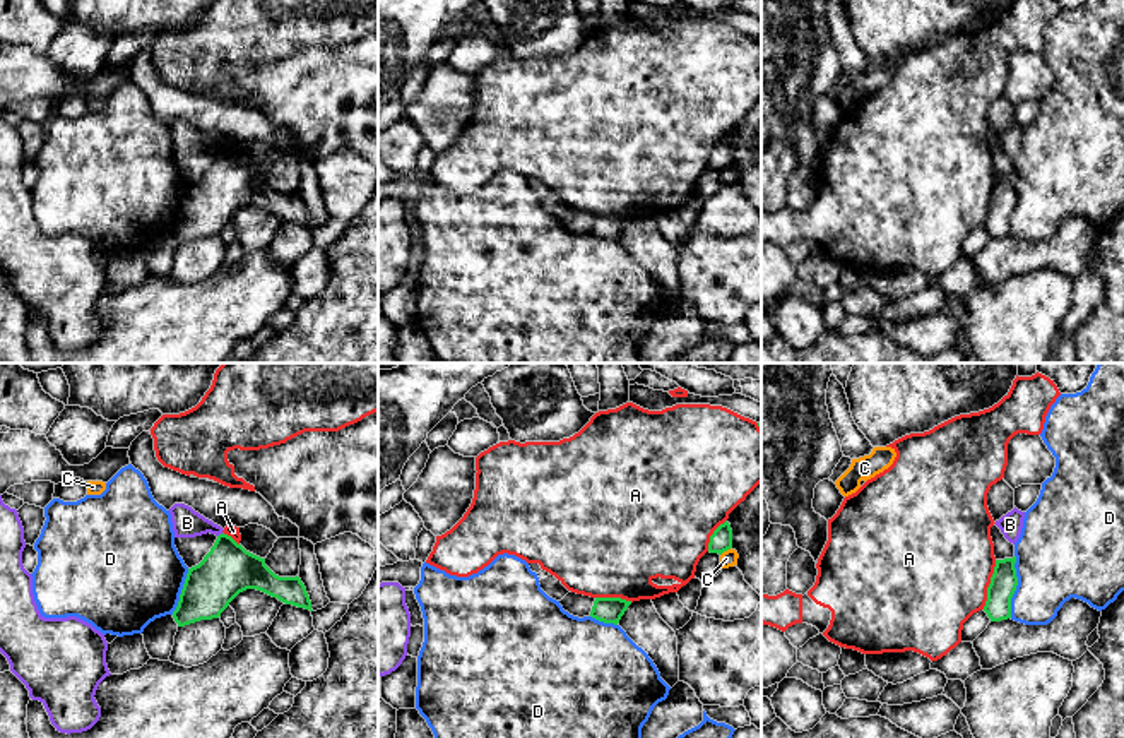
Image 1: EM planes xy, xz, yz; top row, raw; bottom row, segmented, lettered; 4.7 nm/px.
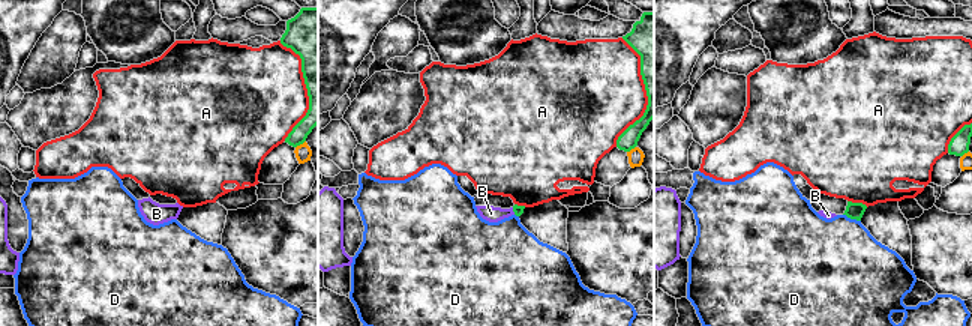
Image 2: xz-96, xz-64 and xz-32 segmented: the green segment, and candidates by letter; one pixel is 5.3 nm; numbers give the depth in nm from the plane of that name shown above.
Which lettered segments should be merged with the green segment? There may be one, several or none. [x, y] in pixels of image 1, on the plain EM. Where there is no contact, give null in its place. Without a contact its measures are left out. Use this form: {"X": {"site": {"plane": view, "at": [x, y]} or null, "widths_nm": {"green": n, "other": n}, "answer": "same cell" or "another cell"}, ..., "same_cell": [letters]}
{"A": {"site": {"plane": "yz", "at": [989, 201]}, "widths_nm": {"green": 130, "other": 500}, "answer": "another cell"}, "B": {"site": {"plane": "xy", "at": [219, 151]}, "widths_nm": {"green": 240, "other": 140}, "answer": "another cell"}, "C": {"site": {"plane": "xz", "at": [726, 166]}, "widths_nm": {"green": 100, "other": 80}, "answer": "another cell"}, "D": {"site": {"plane": "yz", "at": [1017, 201]}, "widths_nm": {"green": 130, "other": 420}, "answer": "another cell"}, "same_cell": []}

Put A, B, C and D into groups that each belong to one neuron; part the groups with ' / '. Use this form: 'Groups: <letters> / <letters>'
Groups: A / B / C / D

